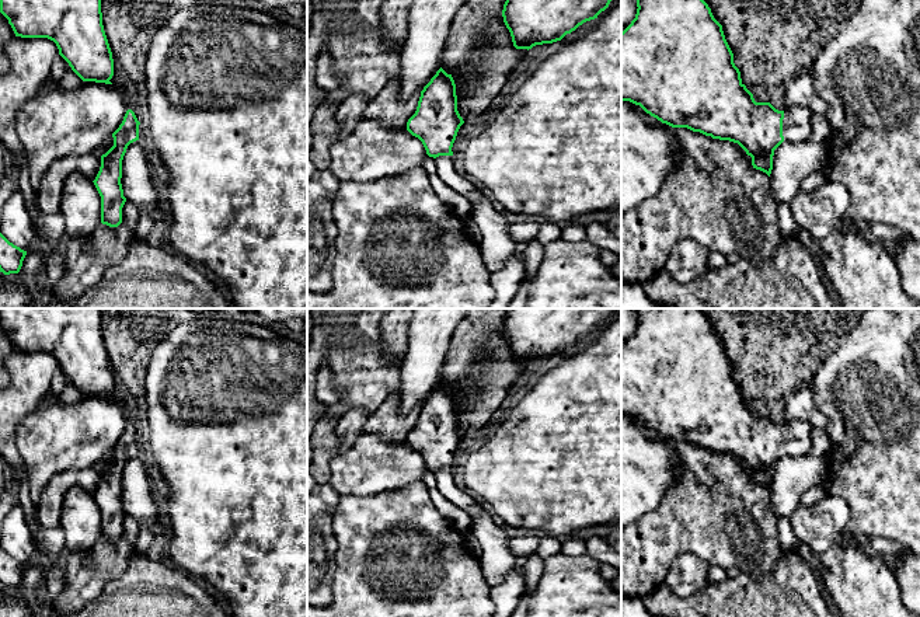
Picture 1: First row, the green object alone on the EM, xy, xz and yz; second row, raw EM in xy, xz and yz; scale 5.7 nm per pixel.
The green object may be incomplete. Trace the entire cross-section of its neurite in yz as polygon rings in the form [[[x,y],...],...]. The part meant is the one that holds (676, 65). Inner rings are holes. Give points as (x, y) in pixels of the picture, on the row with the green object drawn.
[[[637,0],[637,7],[635,18],[621,32],[621,101],[640,105],[672,128],[738,143],[752,157],[753,168],[769,177],[774,150],[784,140],[809,139],[811,109],[778,111],[770,102],[755,101],[733,63],[722,25],[704,0]]]

